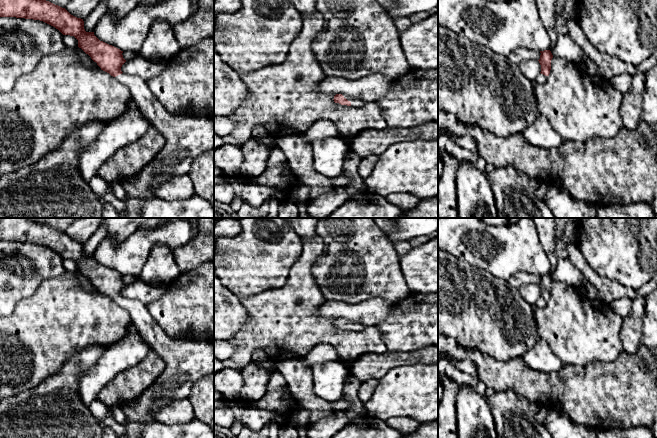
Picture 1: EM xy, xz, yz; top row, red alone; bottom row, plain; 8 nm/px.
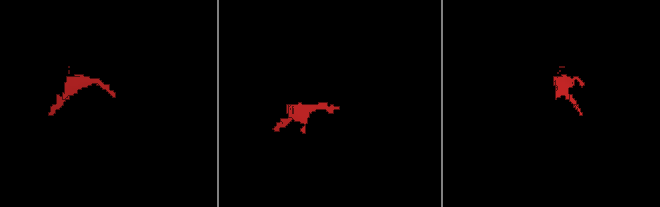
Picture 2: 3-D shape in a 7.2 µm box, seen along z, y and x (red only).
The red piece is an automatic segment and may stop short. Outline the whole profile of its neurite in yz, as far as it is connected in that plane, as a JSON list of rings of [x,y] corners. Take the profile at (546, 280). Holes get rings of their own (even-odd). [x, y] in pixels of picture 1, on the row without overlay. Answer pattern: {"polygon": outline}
{"polygon": [[[550,274],[540,275],[540,277],[541,277],[541,279],[540,279],[540,283],[538,285],[541,289],[541,296],[537,300],[536,304],[534,305],[534,307],[537,307],[537,308],[543,308],[546,306],[546,304],[550,298],[551,284],[553,282],[553,279]]]}

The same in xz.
{"polygon": [[[336,318],[333,324],[335,327],[353,331],[362,331],[365,328],[365,326],[360,322],[342,318]]]}

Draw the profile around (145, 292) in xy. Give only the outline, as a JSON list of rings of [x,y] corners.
[[[138,280],[126,285],[122,289],[121,295],[125,298],[139,300],[143,304],[148,305],[160,299],[165,294],[167,288],[168,285],[164,287],[155,287],[151,283]]]

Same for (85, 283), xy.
[[[77,272],[75,275],[75,279],[77,280],[77,283],[85,290],[88,292],[98,292],[101,294],[101,292],[97,289],[96,286],[94,286],[91,281],[86,278],[81,272]]]

